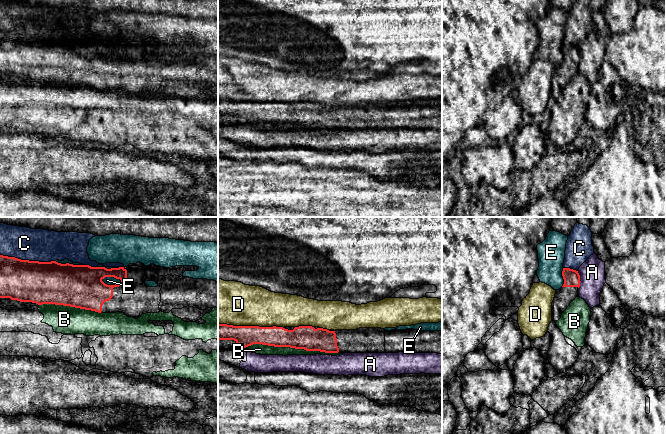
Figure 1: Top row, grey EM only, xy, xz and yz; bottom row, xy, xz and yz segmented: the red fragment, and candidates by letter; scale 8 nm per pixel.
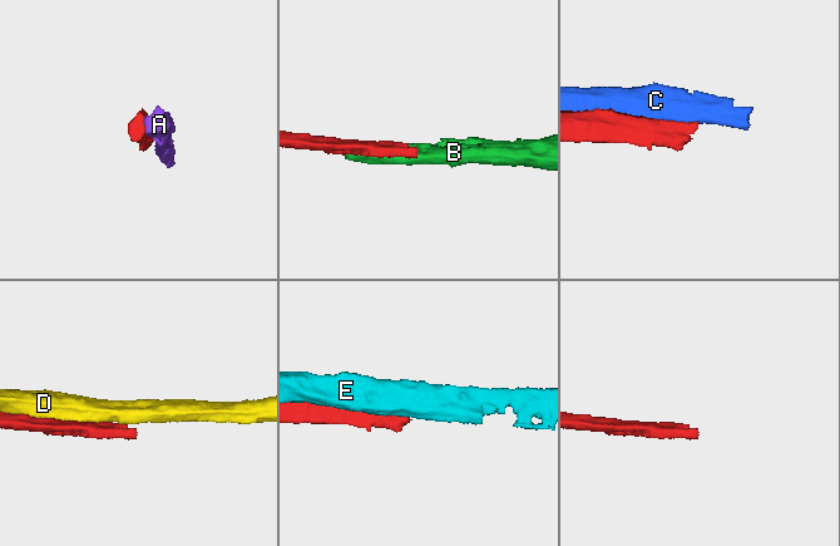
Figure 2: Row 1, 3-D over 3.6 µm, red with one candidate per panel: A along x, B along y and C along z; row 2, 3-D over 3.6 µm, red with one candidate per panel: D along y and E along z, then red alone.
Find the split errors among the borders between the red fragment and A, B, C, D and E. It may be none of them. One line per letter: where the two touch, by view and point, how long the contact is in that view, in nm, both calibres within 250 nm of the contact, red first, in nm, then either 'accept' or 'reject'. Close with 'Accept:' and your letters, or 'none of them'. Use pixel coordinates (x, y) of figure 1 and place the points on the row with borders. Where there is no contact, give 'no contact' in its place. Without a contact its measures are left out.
A: meets red in yz at (579, 279); contact 150 nm long; 130 nm thick on the red side, 200 nm on the other; reject
B: meets red in xz at (292, 347); contact 750 nm long; 190 nm thick on the red side, 80 nm on the other; reject
C: meets red in xy at (28, 260); contact 460 nm long; 340 nm thick on the red side, 260 nm on the other; reject
D: meets red in xz at (251, 326); contact 550 nm long; 170 nm thick on the red side, 360 nm on the other; reject
E: meets red in xy at (112, 276); contact 180 nm long; 320 nm thick on the red side, 60 nm on the other; reject
Accept: none of them

